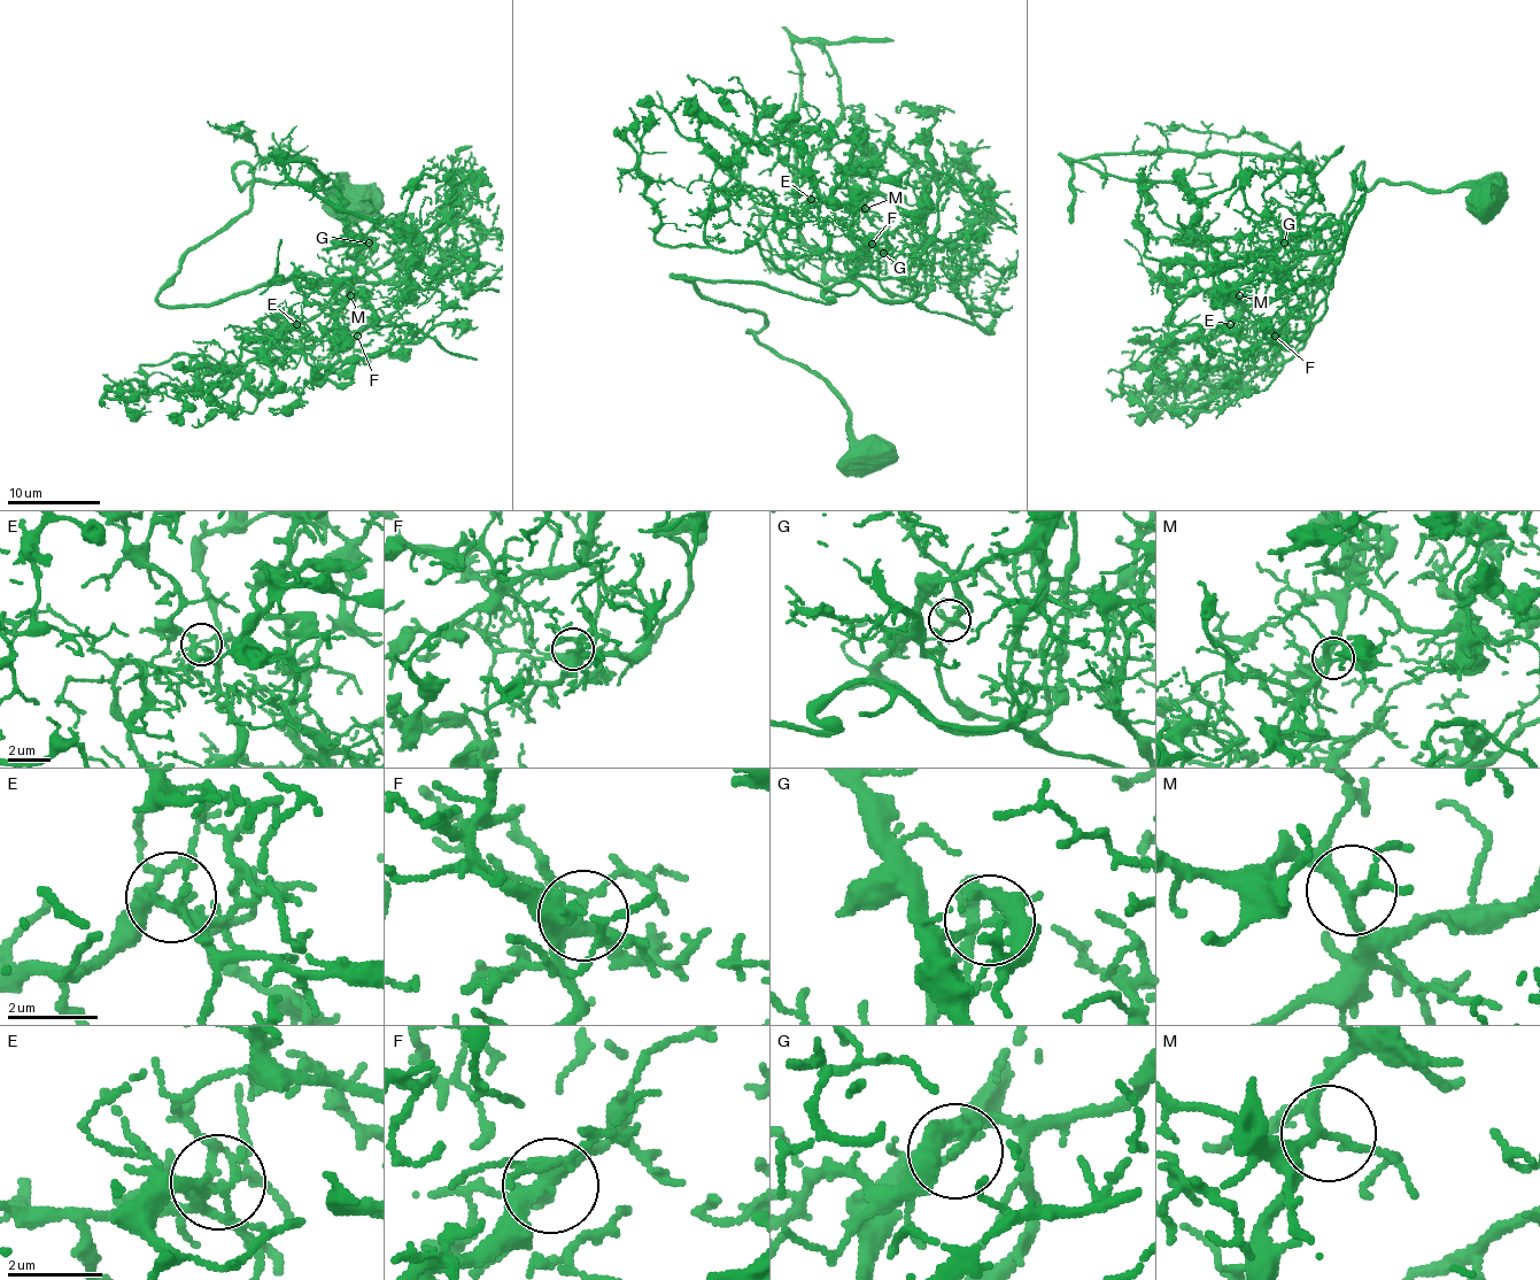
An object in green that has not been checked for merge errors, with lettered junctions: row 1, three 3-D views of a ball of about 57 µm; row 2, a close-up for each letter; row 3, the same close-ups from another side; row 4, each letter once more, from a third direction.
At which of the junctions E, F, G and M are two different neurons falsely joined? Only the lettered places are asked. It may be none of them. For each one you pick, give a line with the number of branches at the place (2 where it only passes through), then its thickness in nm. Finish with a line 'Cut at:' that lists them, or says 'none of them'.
G: 5 branches meet; 280 nm thick
Cut at: G

